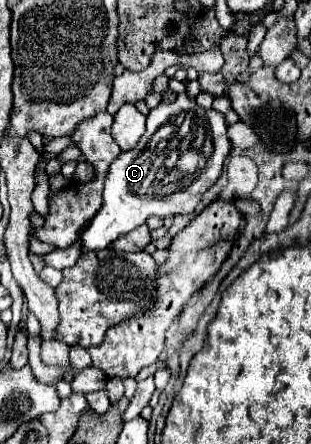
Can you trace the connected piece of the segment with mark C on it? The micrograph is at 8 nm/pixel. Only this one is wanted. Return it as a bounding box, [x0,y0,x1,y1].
[80,79,232,253]

